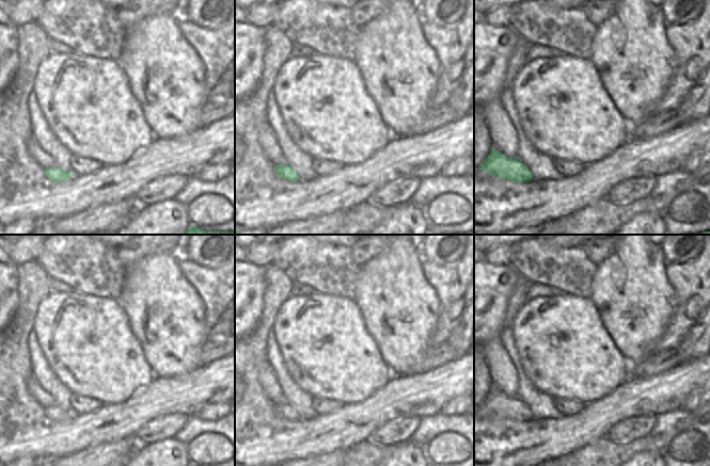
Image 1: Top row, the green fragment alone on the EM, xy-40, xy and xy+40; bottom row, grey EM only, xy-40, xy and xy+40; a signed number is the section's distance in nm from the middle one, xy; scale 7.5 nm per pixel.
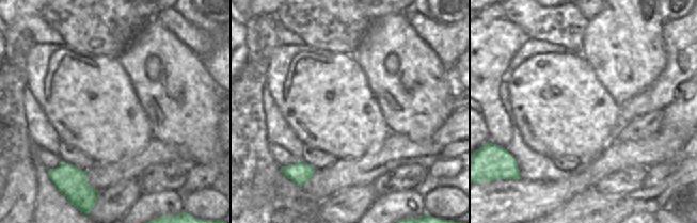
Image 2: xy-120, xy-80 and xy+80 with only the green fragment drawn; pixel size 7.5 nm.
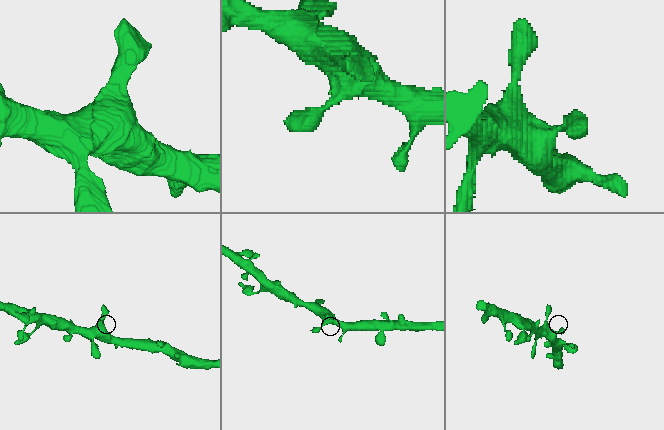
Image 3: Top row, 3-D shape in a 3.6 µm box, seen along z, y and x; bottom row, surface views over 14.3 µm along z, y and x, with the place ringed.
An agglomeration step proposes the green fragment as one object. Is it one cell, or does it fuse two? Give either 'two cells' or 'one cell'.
one cell

